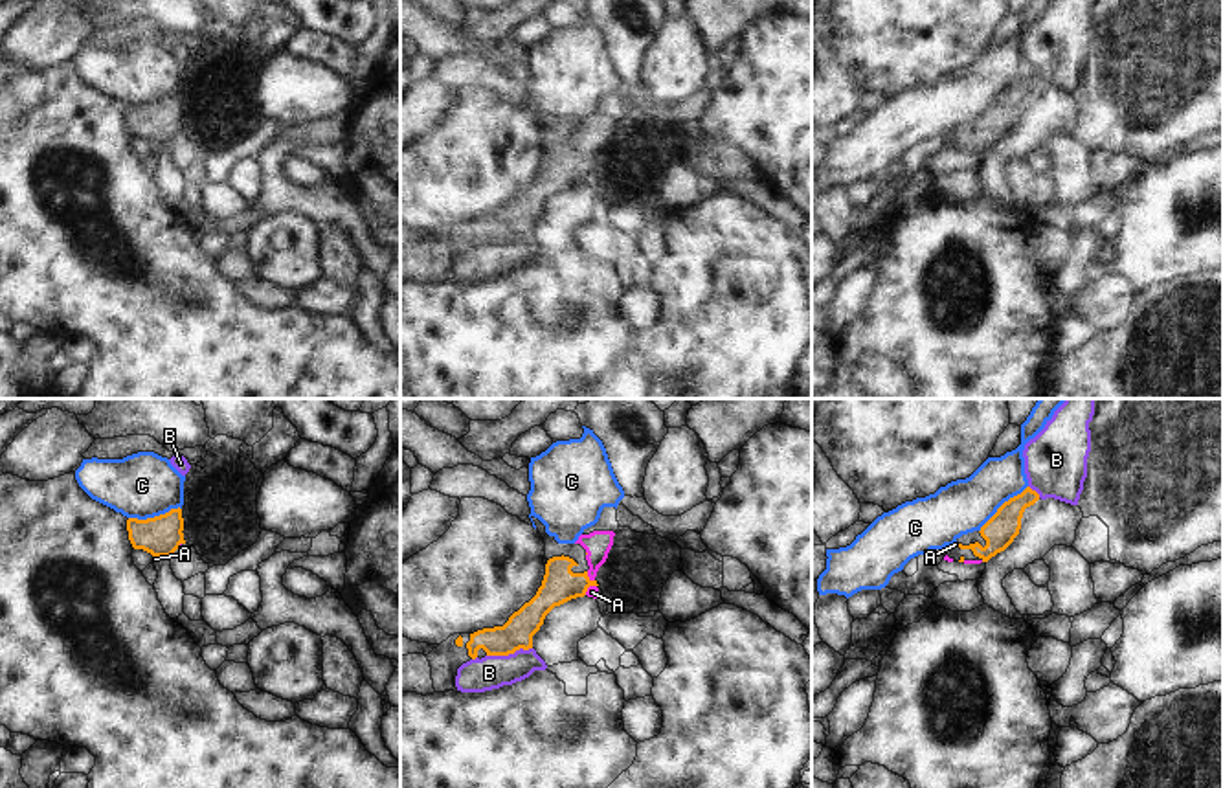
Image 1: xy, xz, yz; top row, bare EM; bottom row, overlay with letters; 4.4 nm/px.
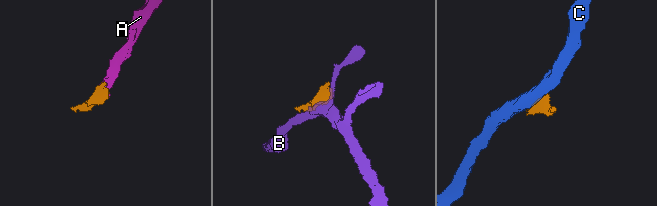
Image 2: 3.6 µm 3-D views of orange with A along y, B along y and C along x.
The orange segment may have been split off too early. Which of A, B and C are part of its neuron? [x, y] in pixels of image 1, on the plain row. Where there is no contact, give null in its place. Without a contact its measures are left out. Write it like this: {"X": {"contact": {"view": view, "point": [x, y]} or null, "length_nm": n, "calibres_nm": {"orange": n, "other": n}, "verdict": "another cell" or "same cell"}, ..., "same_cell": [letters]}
{"A": {"contact": {"view": "xz", "point": [588, 166]}, "length_nm": 60, "calibres_nm": {"orange": 160, "other": 120}, "verdict": "same cell"}, "B": {"contact": {"view": "xz", "point": [509, 241]}, "length_nm": 200, "calibres_nm": {"orange": 140, "other": 150}, "verdict": "another cell"}, "C": {"contact": {"view": "xy", "point": [155, 105]}, "length_nm": 240, "calibres_nm": {"orange": 180, "other": 280}, "verdict": "another cell"}, "same_cell": ["A"]}

